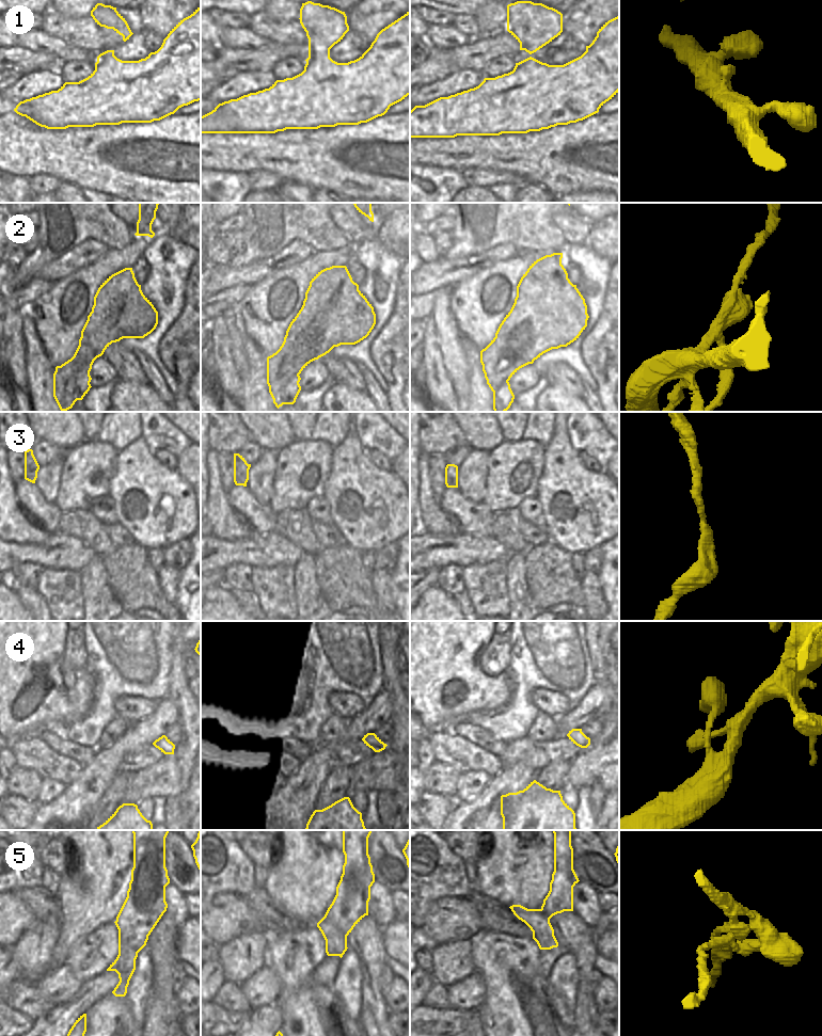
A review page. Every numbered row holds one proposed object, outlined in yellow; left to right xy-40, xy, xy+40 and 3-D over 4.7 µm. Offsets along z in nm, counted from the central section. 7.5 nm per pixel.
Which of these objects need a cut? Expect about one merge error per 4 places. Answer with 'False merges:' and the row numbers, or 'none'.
False merges: 2, 5

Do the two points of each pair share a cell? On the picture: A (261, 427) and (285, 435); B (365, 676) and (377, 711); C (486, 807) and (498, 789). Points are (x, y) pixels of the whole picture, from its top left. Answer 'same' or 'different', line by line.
A: same
B: different
C: same

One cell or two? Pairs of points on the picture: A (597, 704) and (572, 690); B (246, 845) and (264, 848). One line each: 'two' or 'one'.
A: two
B: one

